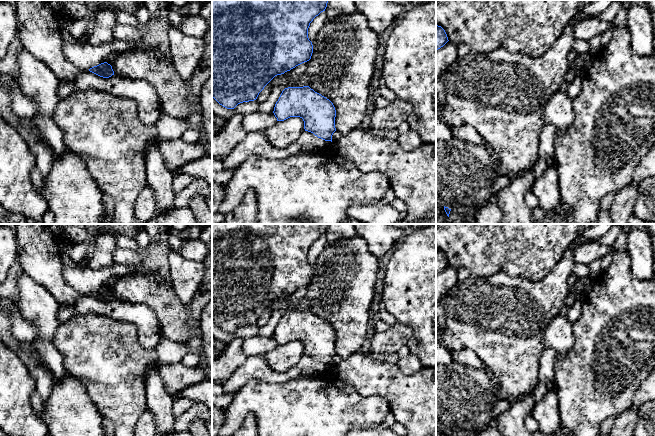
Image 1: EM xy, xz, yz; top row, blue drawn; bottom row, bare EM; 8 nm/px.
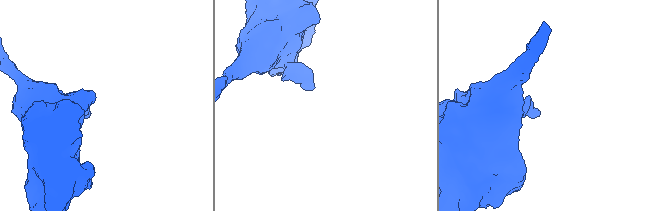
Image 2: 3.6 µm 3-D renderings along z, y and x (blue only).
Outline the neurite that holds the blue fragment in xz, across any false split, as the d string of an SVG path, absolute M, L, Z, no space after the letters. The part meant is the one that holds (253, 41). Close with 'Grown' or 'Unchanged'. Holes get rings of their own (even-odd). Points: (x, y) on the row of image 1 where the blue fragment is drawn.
M212 0L212 97L223 107L227 109L234 109L240 103L256 100L259 93L275 76L284 74L296 66L309 61L313 53L313 45L308 38L308 28L313 19L321 12L325 11L327 3L328 0Z. Unchanged

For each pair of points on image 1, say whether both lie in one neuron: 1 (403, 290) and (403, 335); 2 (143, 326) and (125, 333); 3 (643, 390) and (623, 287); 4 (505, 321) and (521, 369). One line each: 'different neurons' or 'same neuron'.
1: different neurons
2: different neurons
3: different neurons
4: same neuron

